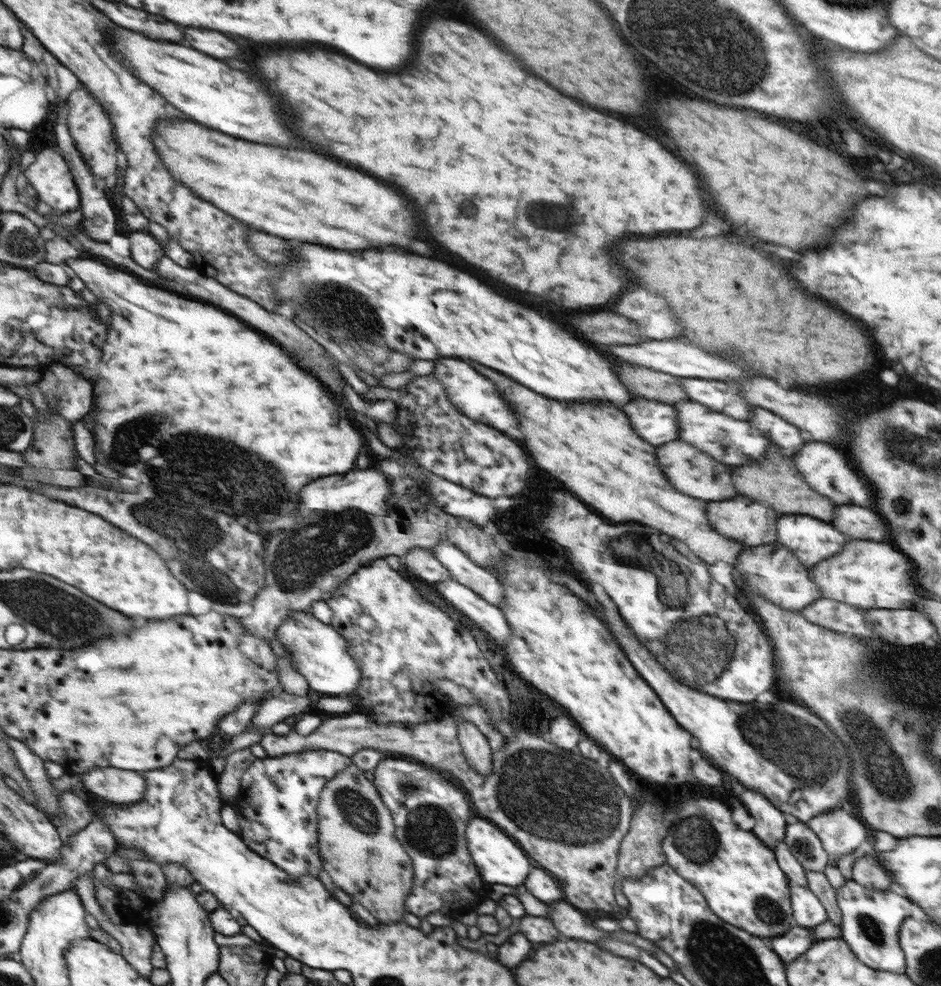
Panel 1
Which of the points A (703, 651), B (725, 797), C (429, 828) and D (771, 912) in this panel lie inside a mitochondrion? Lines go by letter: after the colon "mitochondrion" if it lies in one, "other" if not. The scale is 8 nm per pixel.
A: mitochondrion
B: other
C: mitochondrion
D: mitochondrion

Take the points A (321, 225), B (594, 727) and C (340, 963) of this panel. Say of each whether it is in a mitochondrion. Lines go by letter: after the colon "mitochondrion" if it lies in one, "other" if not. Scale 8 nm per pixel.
A: other
B: other
C: other

